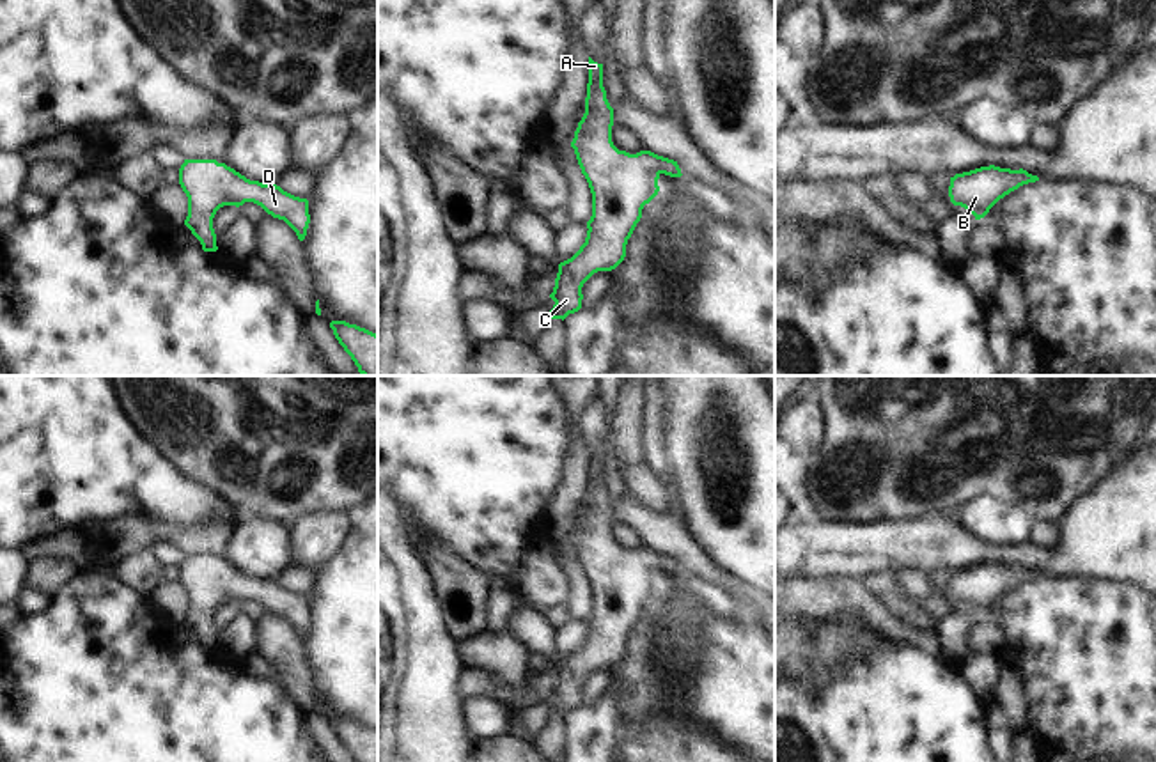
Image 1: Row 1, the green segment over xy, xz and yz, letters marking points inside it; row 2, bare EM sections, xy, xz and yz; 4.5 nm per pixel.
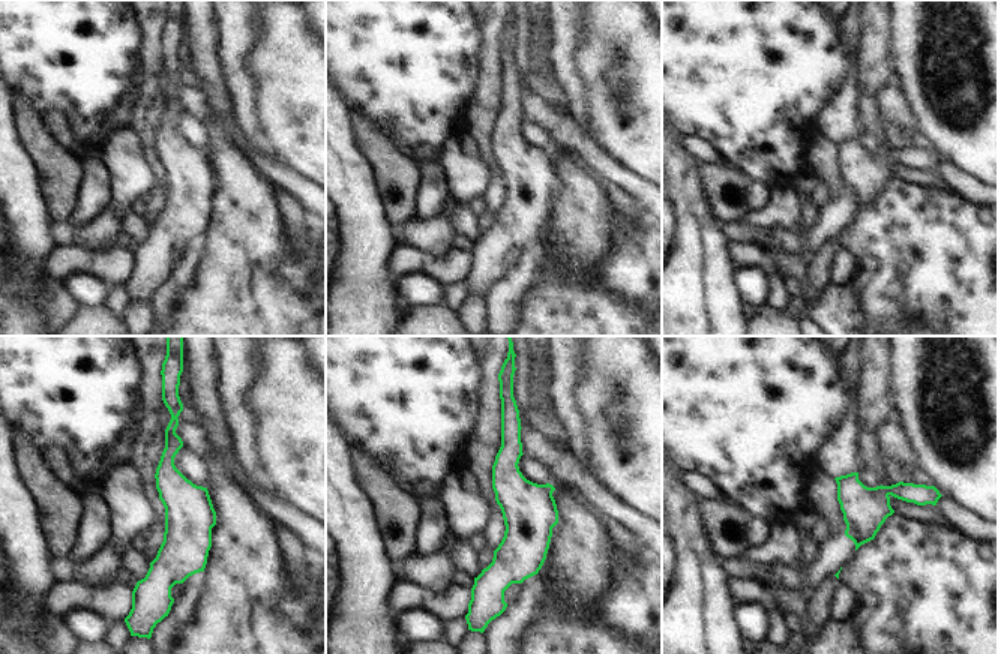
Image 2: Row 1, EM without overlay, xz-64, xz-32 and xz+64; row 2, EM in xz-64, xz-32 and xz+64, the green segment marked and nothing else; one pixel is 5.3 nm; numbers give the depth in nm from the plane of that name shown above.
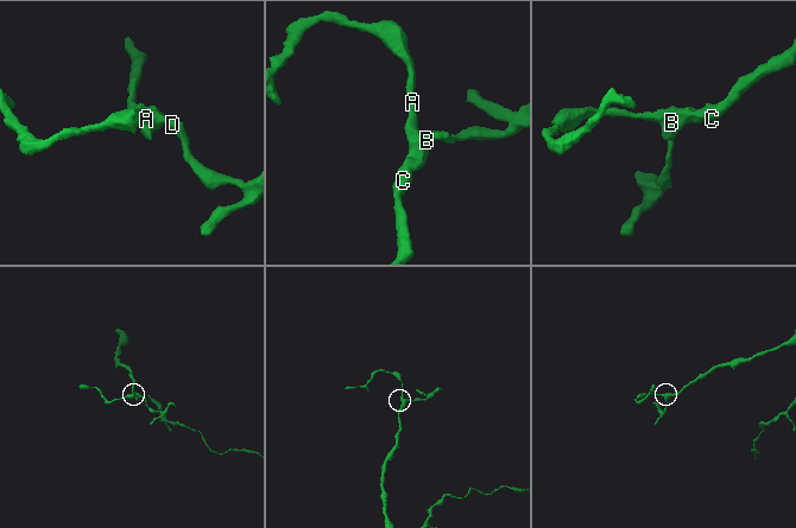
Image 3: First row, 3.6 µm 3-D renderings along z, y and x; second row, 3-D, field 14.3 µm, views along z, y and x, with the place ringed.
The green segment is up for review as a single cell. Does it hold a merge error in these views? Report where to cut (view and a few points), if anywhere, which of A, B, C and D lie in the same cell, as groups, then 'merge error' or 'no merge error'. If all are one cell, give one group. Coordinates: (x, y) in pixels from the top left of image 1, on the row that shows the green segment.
cut none; groups A B C D; no merge error

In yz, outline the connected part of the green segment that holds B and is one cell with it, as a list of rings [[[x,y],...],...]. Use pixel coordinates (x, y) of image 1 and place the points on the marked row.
[[[980,167],[950,177],[949,197],[954,206],[965,207],[975,220],[984,218],[1005,195],[1023,184],[1039,181],[1027,170]]]

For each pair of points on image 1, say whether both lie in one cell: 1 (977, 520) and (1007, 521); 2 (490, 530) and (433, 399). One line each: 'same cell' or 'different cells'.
1: same cell
2: same cell

